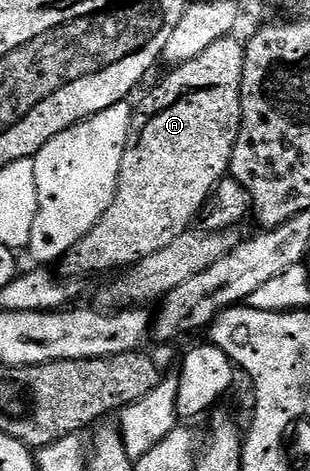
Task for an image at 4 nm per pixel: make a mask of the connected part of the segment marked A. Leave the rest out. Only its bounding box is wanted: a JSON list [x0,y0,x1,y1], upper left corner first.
[58,36,245,280]

